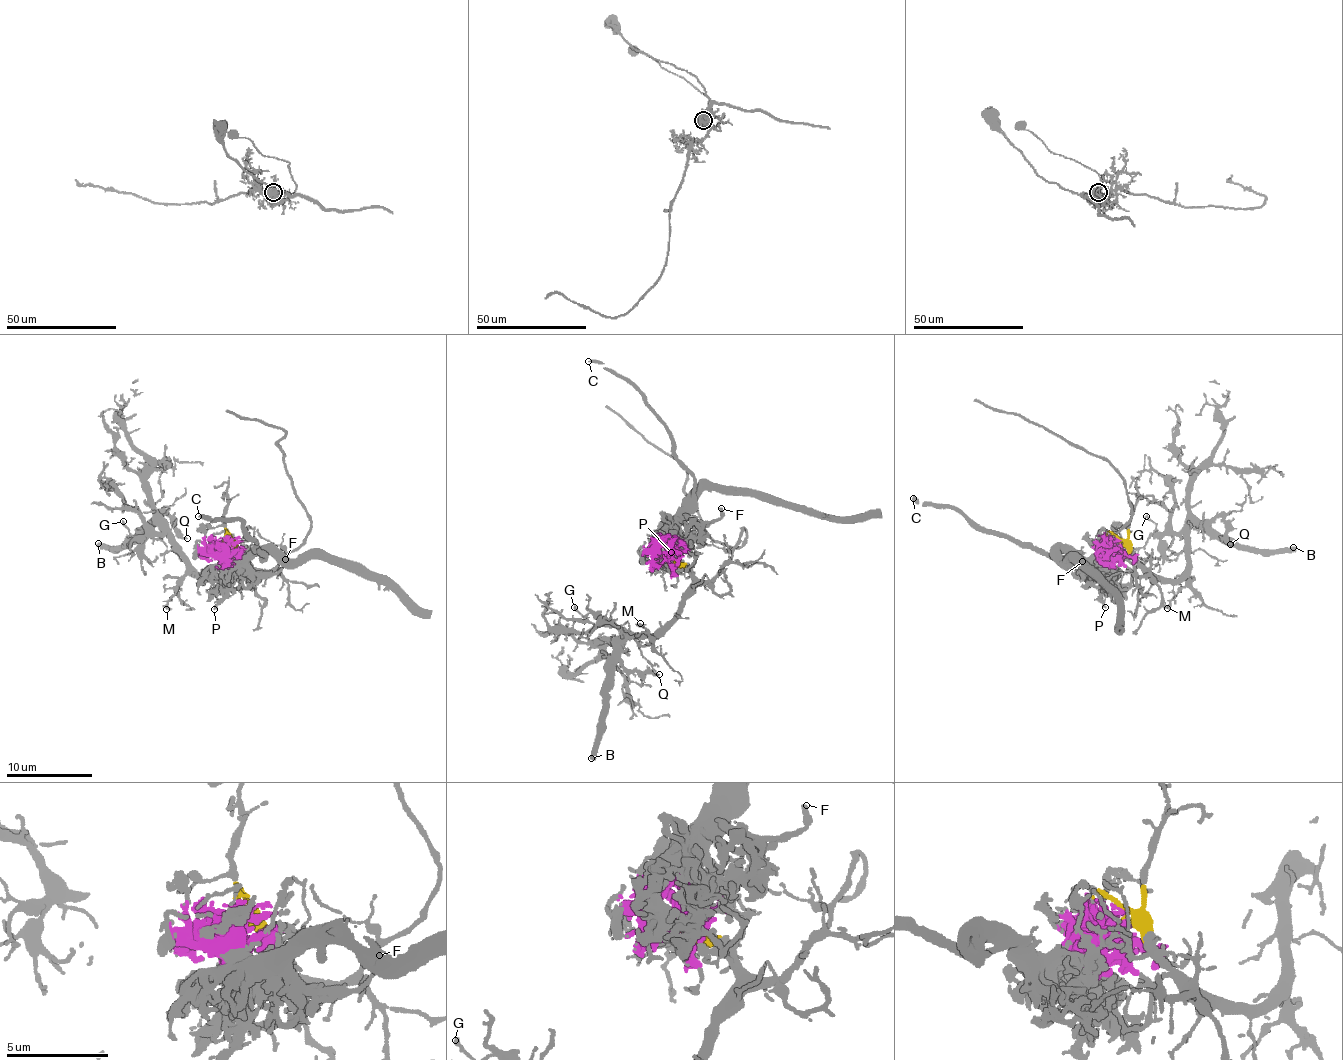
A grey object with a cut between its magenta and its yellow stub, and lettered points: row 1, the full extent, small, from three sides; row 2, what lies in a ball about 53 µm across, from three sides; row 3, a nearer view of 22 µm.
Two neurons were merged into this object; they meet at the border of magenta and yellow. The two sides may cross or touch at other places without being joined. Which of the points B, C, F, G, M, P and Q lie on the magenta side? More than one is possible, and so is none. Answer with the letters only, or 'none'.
C, F, P

